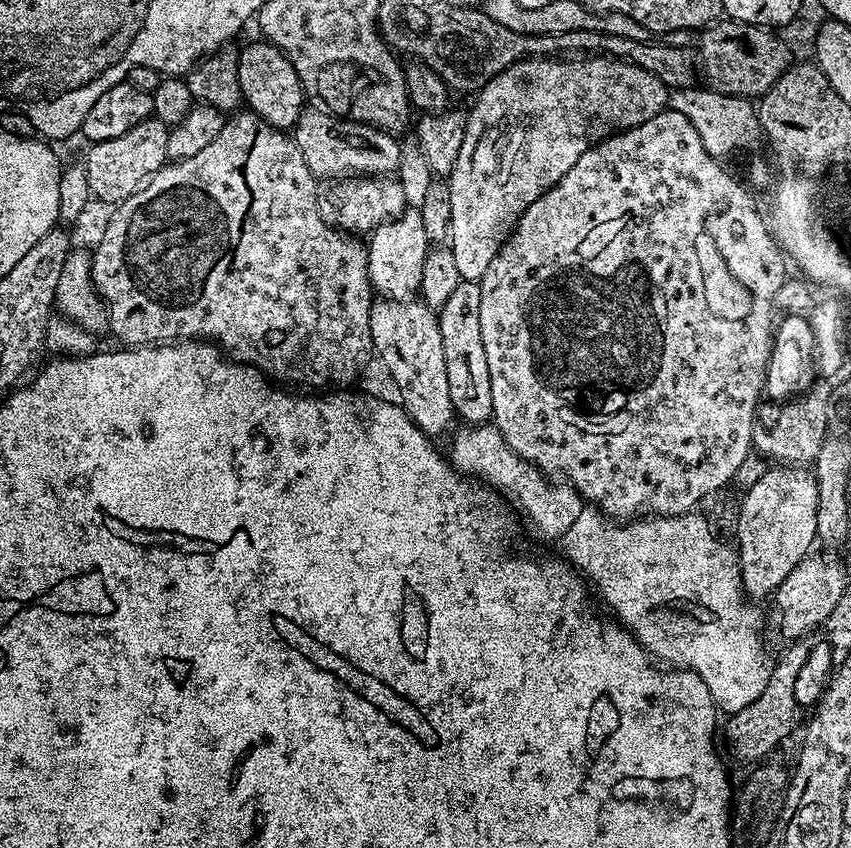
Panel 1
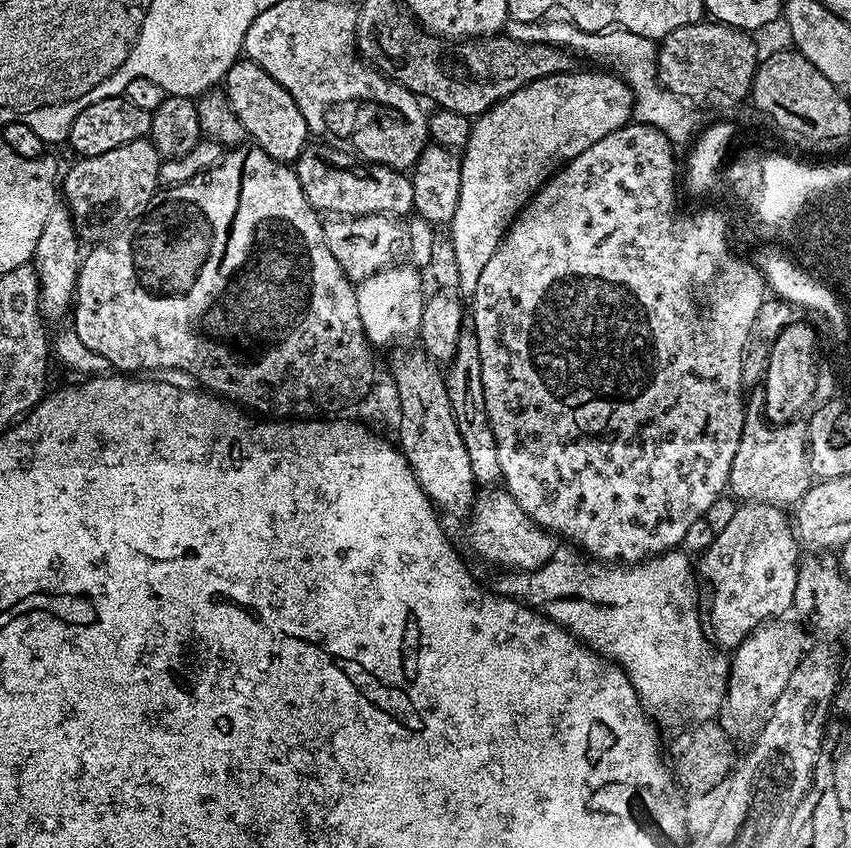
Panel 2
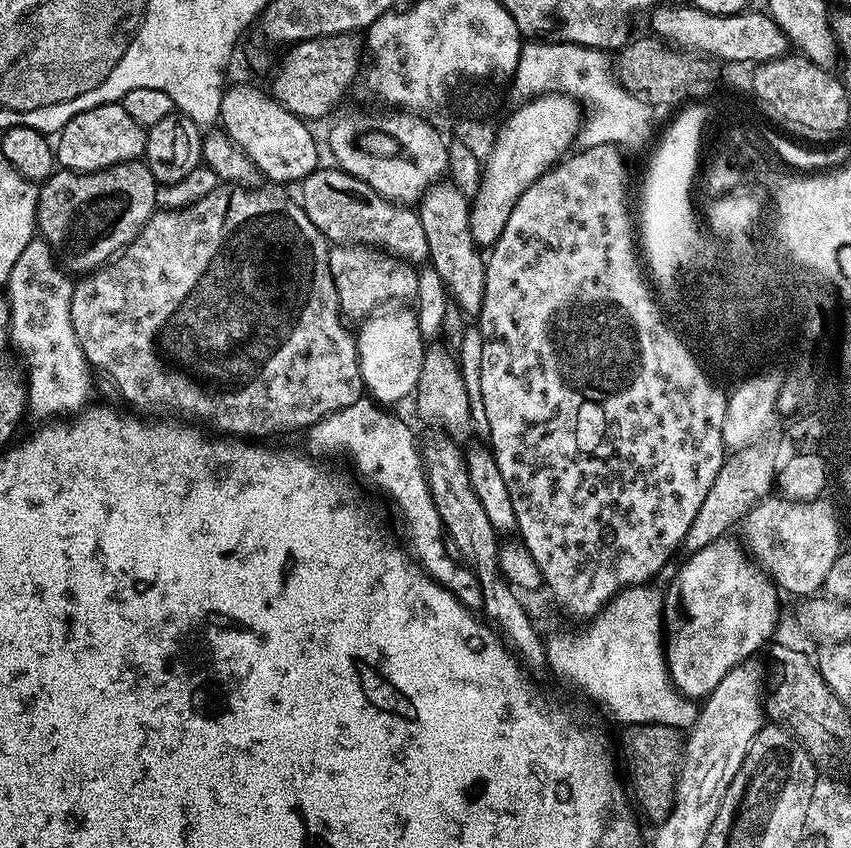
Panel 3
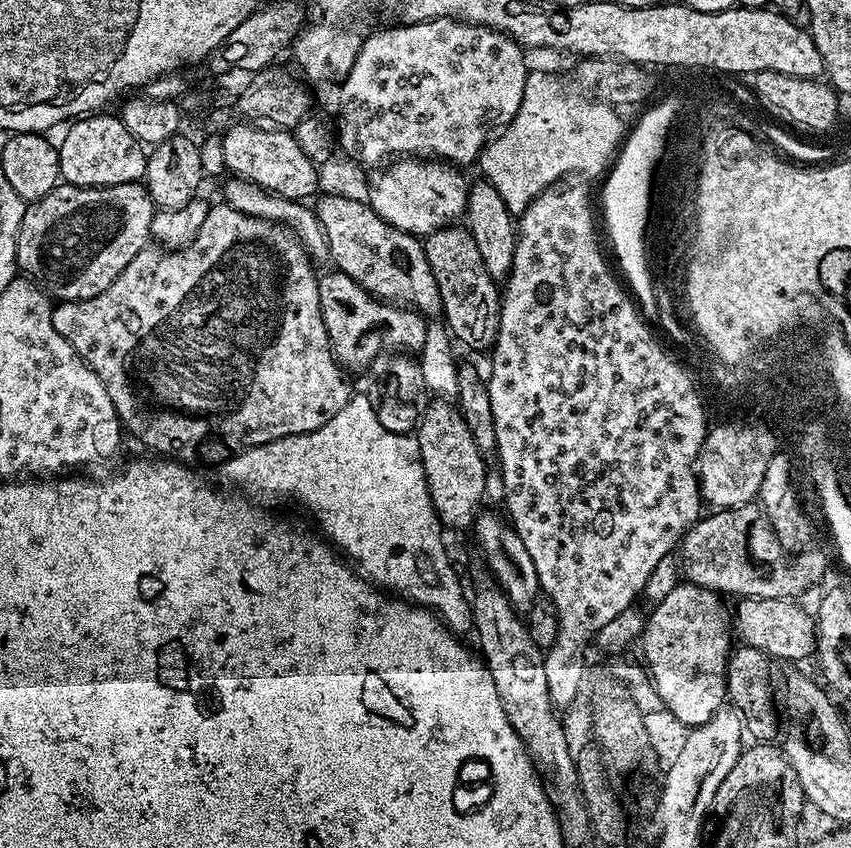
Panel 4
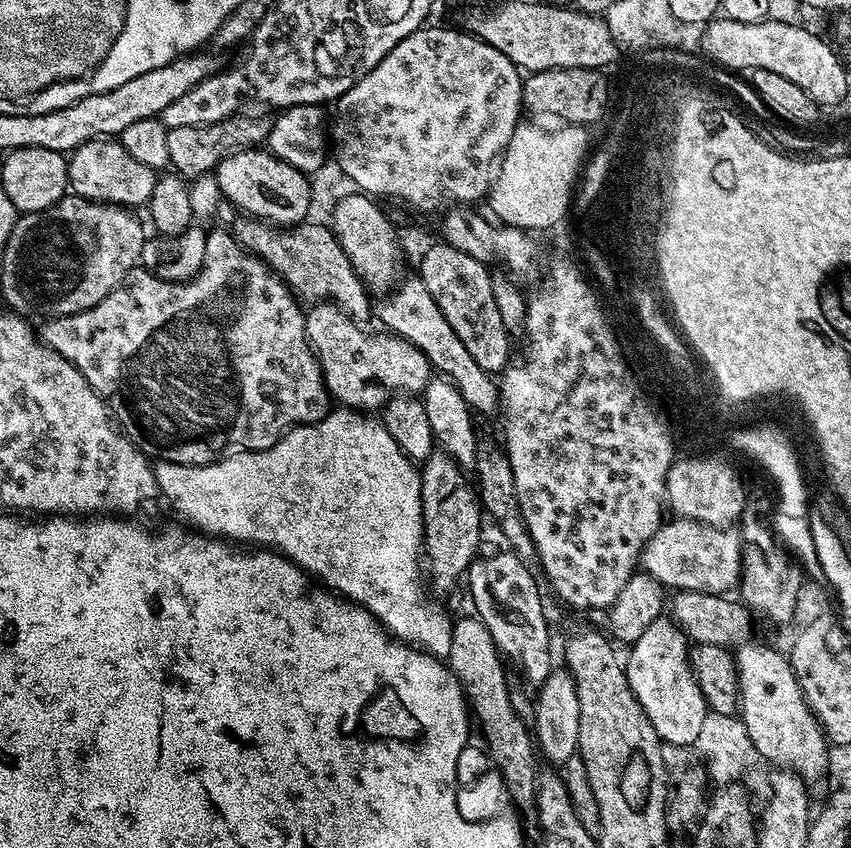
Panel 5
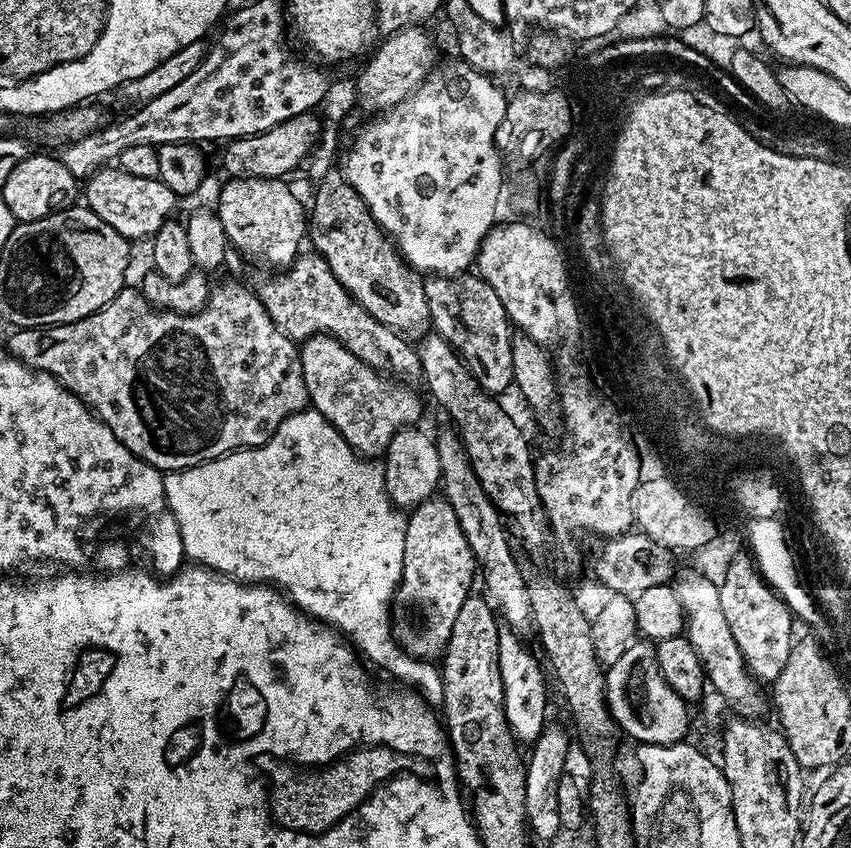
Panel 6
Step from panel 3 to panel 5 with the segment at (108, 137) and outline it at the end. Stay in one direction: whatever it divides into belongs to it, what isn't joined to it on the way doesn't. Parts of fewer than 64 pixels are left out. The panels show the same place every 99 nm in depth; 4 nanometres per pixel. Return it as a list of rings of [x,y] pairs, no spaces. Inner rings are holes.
[[[116,138],[88,140],[75,148],[67,161],[69,189],[83,200],[94,200],[98,204],[147,205],[158,179],[157,173],[150,166],[142,166],[142,162],[133,158]]]

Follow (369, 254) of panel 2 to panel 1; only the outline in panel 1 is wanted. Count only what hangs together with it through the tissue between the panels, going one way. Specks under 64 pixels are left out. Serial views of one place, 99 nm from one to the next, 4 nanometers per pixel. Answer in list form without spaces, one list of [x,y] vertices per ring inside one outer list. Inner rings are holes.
[[[349,176],[327,183],[325,192],[317,197],[319,217],[328,225],[352,234],[375,231],[386,220],[395,219],[407,209],[404,188],[394,176]]]

